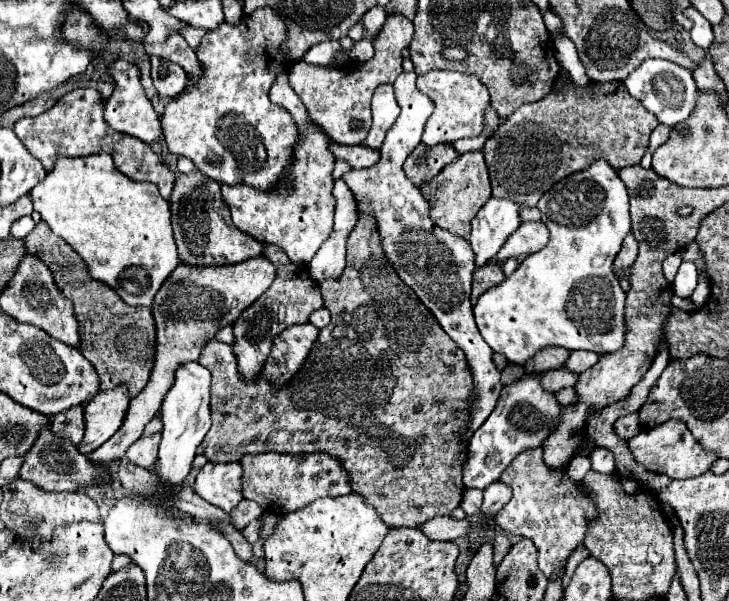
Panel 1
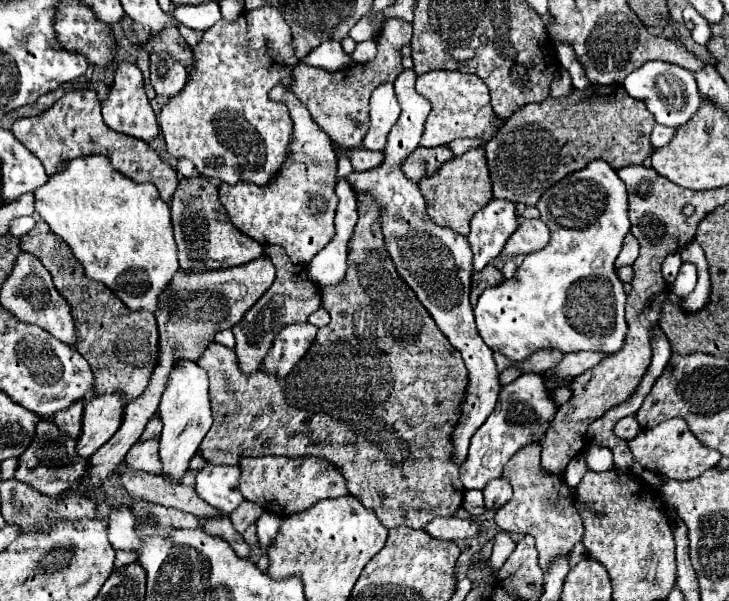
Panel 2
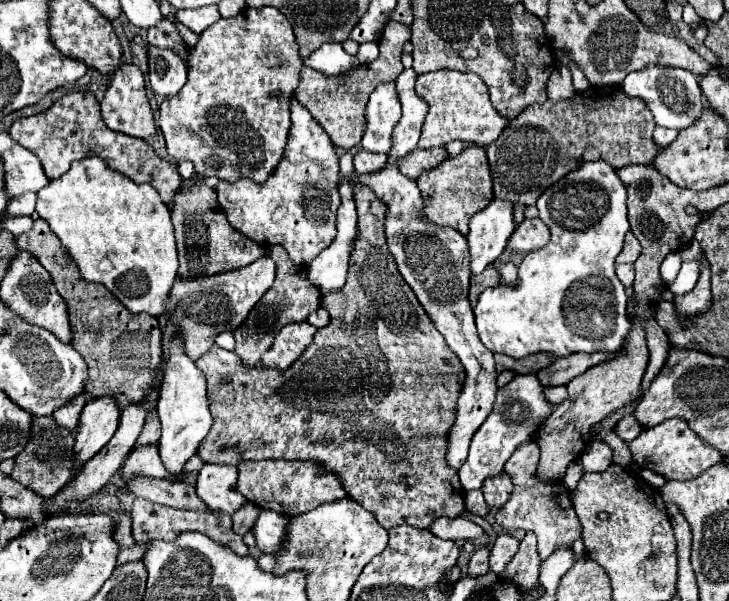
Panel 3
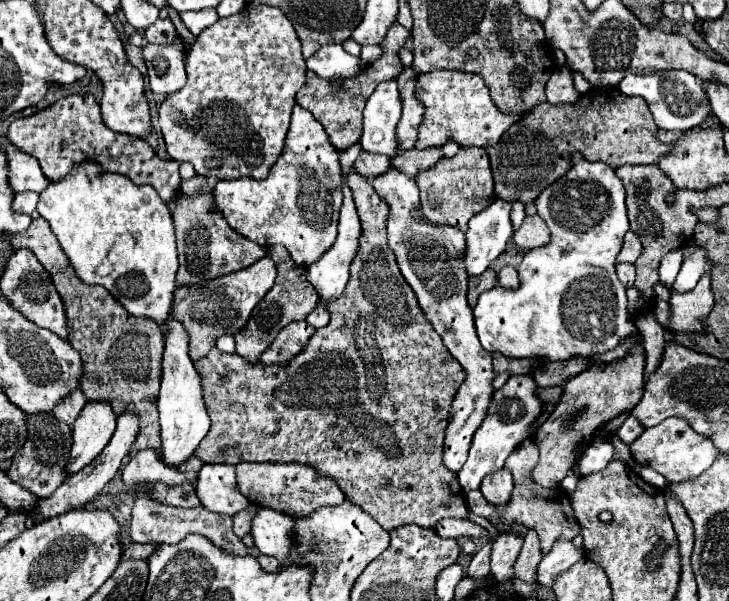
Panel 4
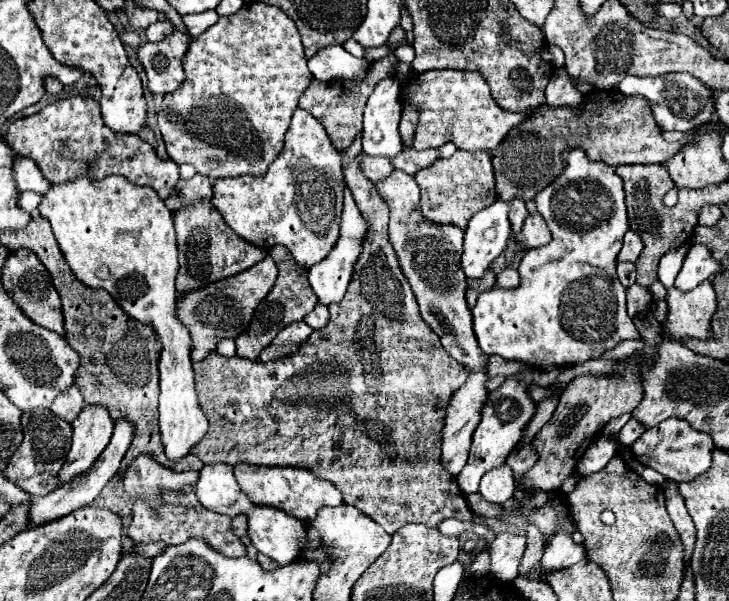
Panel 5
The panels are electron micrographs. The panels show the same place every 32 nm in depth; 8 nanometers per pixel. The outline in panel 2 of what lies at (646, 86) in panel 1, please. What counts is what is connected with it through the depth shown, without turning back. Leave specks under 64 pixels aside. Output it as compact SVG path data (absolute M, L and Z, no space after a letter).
M652 60L644 64L644 68L638 68L636 72L628 74L628 78L622 84L632 98L642 100L646 104L646 108L654 114L658 124L664 124L670 128L678 128L686 124L690 116L698 110L698 104L702 98L692 72L684 68L676 68L676 64L664 64L660 60L658 62Z

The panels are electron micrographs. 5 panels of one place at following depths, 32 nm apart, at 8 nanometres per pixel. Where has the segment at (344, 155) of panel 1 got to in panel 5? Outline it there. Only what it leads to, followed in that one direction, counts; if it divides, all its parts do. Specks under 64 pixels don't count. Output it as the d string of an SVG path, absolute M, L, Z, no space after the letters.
M362 154L362 160L360 160L360 170L364 172L364 176L368 176L372 182L376 182L376 180L386 178L386 176L394 170L394 166L390 164L390 158Z

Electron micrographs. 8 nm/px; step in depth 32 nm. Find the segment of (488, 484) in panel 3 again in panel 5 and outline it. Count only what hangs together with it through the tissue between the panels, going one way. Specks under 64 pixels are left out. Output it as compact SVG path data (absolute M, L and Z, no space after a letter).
M504 464L488 474L484 474L484 480L480 482L480 494L484 500L494 504L508 504L514 492L514 476L512 470Z

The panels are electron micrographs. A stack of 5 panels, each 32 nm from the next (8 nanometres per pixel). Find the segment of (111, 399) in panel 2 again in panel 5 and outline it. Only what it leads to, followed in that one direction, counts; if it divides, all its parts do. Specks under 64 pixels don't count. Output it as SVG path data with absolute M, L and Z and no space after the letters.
M86 406L80 416L72 424L72 448L68 452L68 460L60 470L62 484L74 478L76 474L86 472L100 452L108 446L110 436L114 432L114 420L108 416L108 408L104 406Z

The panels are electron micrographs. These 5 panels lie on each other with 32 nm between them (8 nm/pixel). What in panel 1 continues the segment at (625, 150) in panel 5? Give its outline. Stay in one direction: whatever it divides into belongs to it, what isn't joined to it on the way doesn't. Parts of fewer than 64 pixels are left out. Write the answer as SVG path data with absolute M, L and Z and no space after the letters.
M566 76L566 82L562 86L556 86L548 96L544 96L542 100L534 102L534 104L524 104L520 106L512 116L508 116L498 128L496 132L486 140L482 152L484 152L484 158L486 158L486 164L488 164L488 172L490 172L490 182L494 186L494 196L498 198L508 198L512 202L518 202L518 204L526 204L526 206L536 206L538 200L542 198L544 192L548 192L558 180L578 172L578 170L586 170L596 158L604 158L614 170L622 170L626 166L634 166L634 164L640 164L644 152L648 150L648 140L650 140L650 134L652 130L658 126L658 120L636 100L628 94L628 90L624 88L624 82L618 82L618 80L612 80L612 82L604 82L604 84L596 84L596 82L588 82L586 86L578 86L570 76Z

